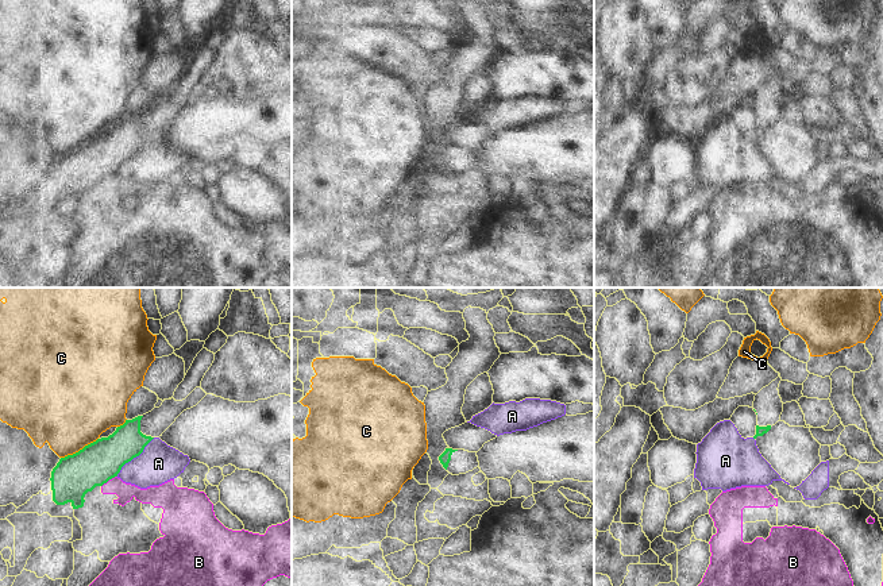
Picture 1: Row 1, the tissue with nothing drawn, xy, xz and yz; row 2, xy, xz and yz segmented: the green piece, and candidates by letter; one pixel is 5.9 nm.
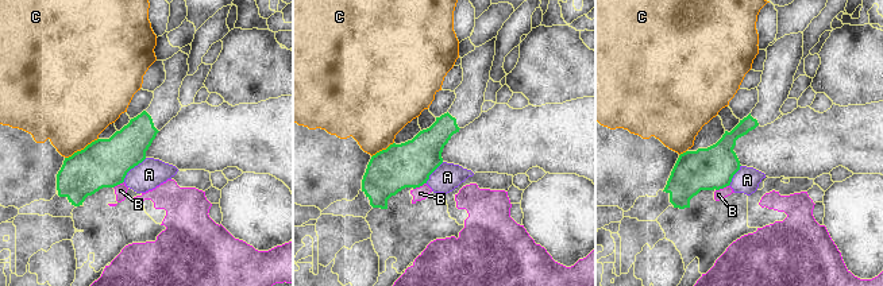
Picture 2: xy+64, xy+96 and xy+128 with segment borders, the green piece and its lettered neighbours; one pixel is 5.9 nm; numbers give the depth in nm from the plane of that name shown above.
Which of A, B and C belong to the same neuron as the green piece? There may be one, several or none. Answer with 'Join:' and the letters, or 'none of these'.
Join: none of these

